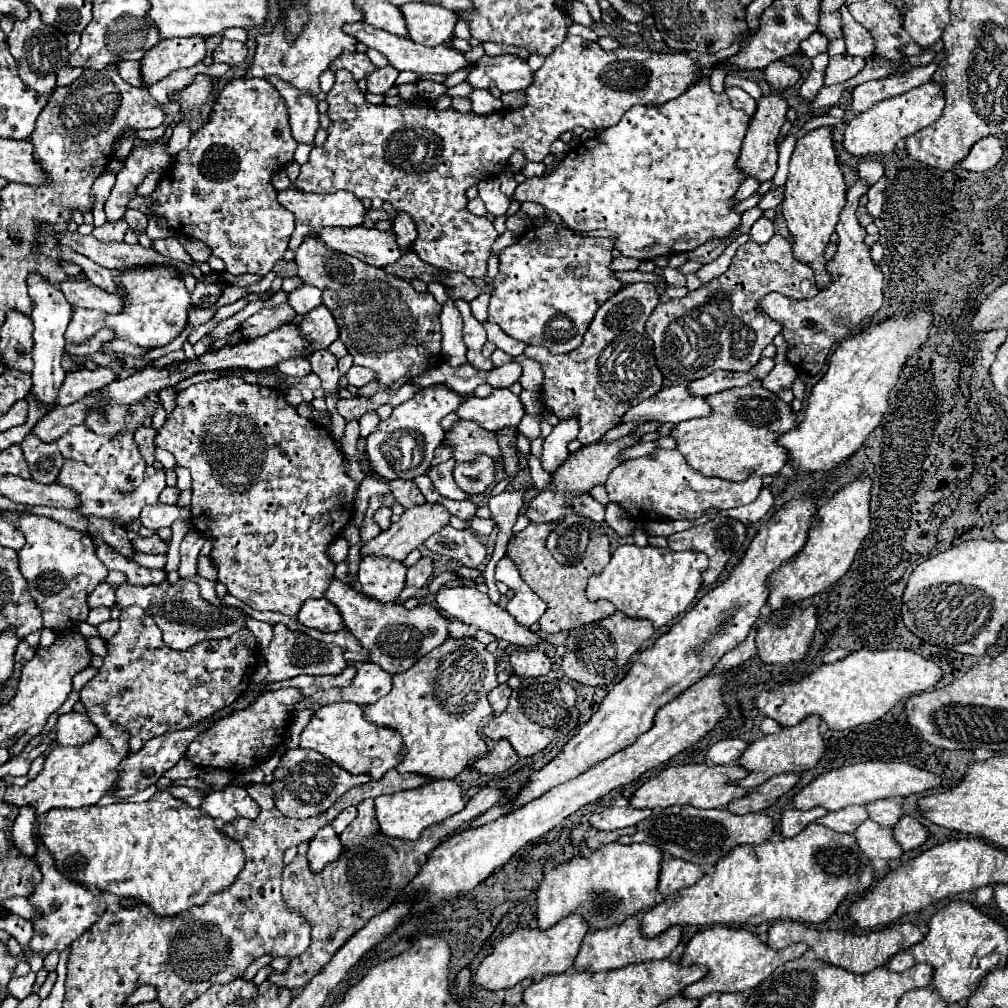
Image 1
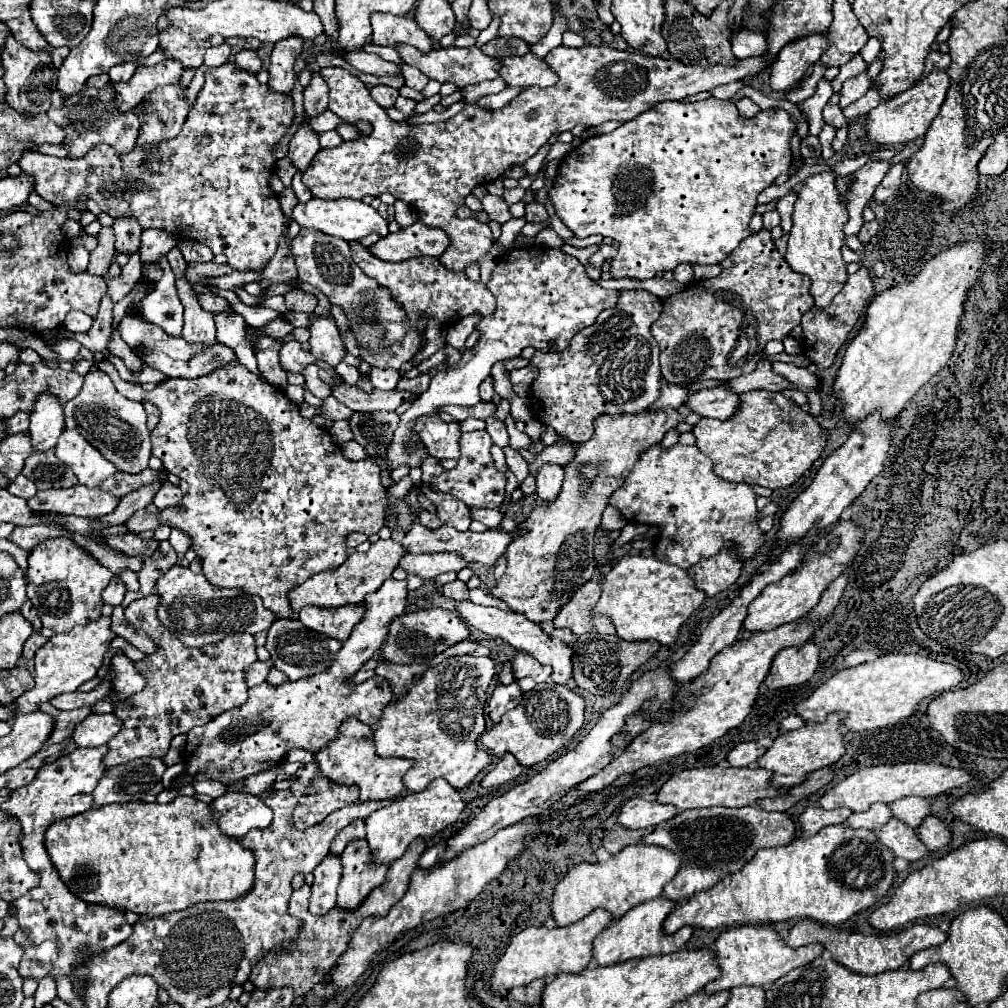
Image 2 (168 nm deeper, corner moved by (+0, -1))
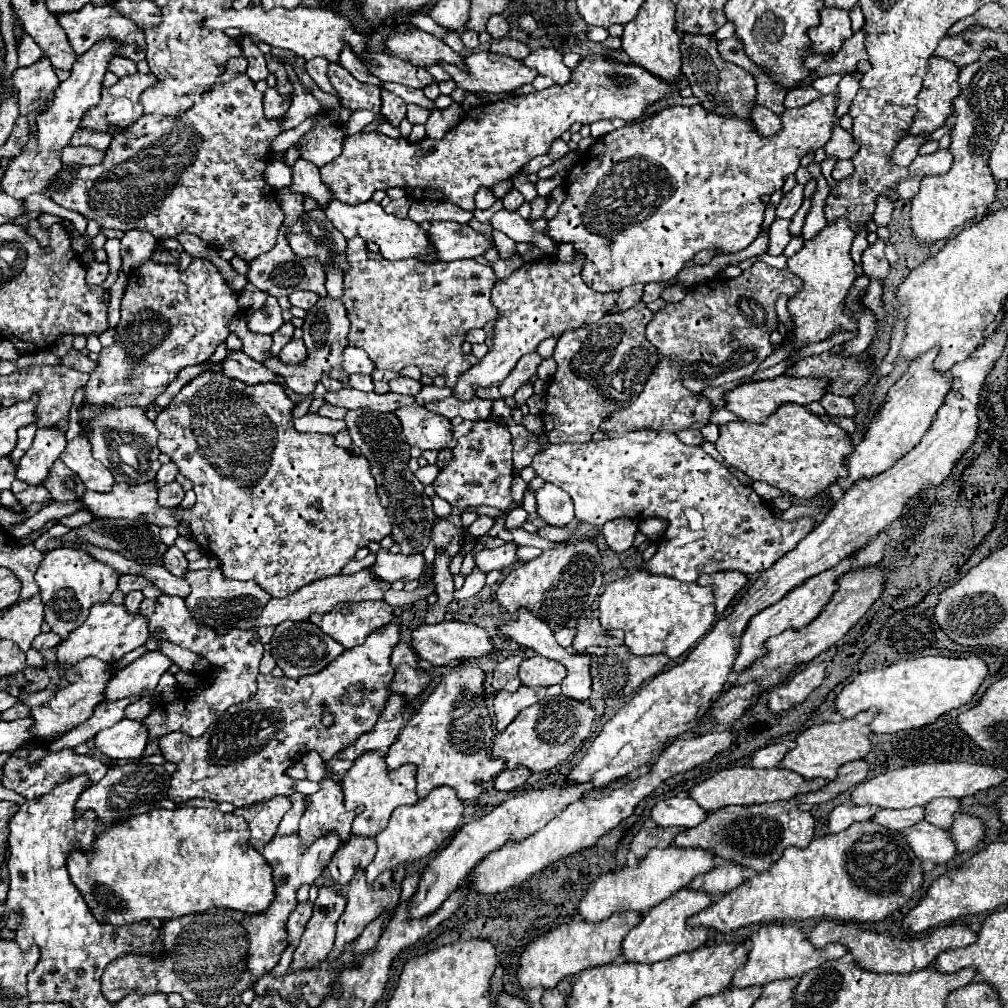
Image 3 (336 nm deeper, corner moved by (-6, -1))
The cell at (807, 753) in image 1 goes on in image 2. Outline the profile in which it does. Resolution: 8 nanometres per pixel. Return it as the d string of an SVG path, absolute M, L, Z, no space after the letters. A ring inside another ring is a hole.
M832 713L828 717L828 721L824 721L824 723L806 723L804 727L800 727L796 731L788 731L788 733L778 735L774 739L774 743L766 749L766 753L756 761L758 767L772 771L772 779L770 779L772 787L790 789L790 787L802 783L806 773L812 773L816 769L836 763L844 755L842 733L838 731L842 719L844 719L844 715Z

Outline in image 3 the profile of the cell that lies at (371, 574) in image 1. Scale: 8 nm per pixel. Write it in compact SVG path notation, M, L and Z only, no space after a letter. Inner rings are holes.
M388 623L386 629L376 631L362 643L360 647L352 647L346 653L338 655L328 667L318 671L316 675L306 675L298 679L288 679L288 677L272 677L272 675L258 675L256 679L256 693L242 701L236 703L234 707L228 707L222 717L218 717L204 735L200 737L190 737L180 731L172 731L160 739L160 753L164 755L166 761L176 763L176 773L172 775L170 789L168 789L168 799L174 803L184 803L194 797L204 797L212 801L228 801L236 807L250 807L254 803L264 803L270 801L276 795L292 795L292 793L304 793L312 795L320 789L318 783L312 781L298 781L286 775L286 769L298 763L308 751L316 749L322 757L334 757L340 753L340 749L348 747L358 739L358 735L370 731L374 727L380 711L386 705L386 683L390 683L390 675L394 675L394 669L390 667L390 655L394 645L398 643L400 629L398 623ZM350 683L366 683L370 687L370 699L362 703L362 707L342 707L338 703L338 695L350 687ZM324 709L332 709L334 713L334 725L324 727L322 725L322 713Z

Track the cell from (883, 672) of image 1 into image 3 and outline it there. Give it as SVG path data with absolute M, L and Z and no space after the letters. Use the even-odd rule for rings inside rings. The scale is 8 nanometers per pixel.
M918 657L892 663L886 669L872 669L860 673L850 685L836 697L836 709L844 719L856 717L860 711L878 707L880 713L872 721L874 733L896 733L904 729L918 729L934 723L940 715L950 713L962 705L968 705L988 675L984 659L970 657Z

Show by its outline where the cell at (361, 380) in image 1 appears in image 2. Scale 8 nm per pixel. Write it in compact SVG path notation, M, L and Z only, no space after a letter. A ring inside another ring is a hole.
M372 367L370 373L368 373L368 379L370 379L374 389L394 389L398 379L400 379L400 373L396 369L376 369L376 367Z

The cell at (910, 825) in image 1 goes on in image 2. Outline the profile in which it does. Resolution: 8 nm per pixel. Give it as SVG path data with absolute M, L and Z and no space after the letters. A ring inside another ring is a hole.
M928 815L922 823L920 823L920 827L916 829L916 835L920 837L920 841L930 849L930 851L938 851L938 849L942 849L946 843L950 843L950 831L948 831L948 827L942 823L942 821L938 821L936 817L932 817L932 815Z

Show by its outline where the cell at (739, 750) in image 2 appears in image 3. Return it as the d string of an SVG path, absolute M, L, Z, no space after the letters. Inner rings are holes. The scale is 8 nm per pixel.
M768 745L768 747L762 747L754 753L752 757L752 765L758 767L758 769L774 769L774 767L780 767L784 755L788 753L790 749L786 745Z

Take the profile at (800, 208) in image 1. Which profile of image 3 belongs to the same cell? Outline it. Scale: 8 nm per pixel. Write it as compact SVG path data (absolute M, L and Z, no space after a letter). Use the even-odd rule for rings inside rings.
M834 223L834 227L826 225L814 239L806 241L804 247L788 259L788 269L804 281L802 291L798 291L794 297L788 299L788 315L794 325L786 333L784 341L780 345L774 345L774 349L778 349L778 347L784 347L786 341L790 341L792 351L788 359L794 359L802 347L824 341L836 331L856 331L858 329L858 321L846 315L842 307L844 297L848 295L856 279L854 261L850 257L852 241L854 241L854 231L846 227L846 223Z

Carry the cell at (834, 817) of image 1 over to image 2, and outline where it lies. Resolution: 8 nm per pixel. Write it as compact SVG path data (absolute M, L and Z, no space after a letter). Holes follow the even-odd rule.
M874 803L868 811L864 813L852 813L844 825L852 827L852 829L872 829L876 831L876 827L882 827L888 819L892 819L892 813L890 813L890 807L884 805L884 803Z

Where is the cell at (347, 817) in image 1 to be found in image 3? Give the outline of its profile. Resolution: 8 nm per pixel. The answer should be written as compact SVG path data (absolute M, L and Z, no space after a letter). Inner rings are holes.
M352 835L346 847L340 847L332 857L328 871L336 885L348 885L358 869L366 869L374 859L376 843L374 839L358 839Z

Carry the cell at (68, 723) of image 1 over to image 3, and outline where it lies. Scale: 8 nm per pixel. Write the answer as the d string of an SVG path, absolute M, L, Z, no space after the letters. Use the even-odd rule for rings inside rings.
M122 719L114 727L104 729L94 739L96 749L112 759L140 759L148 743L144 723Z

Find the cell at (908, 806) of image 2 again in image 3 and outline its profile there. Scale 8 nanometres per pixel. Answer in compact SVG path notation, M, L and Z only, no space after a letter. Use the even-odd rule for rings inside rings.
M936 799L934 803L928 803L926 807L926 821L934 823L936 827L950 829L954 823L954 815L960 813L962 801L960 799Z

